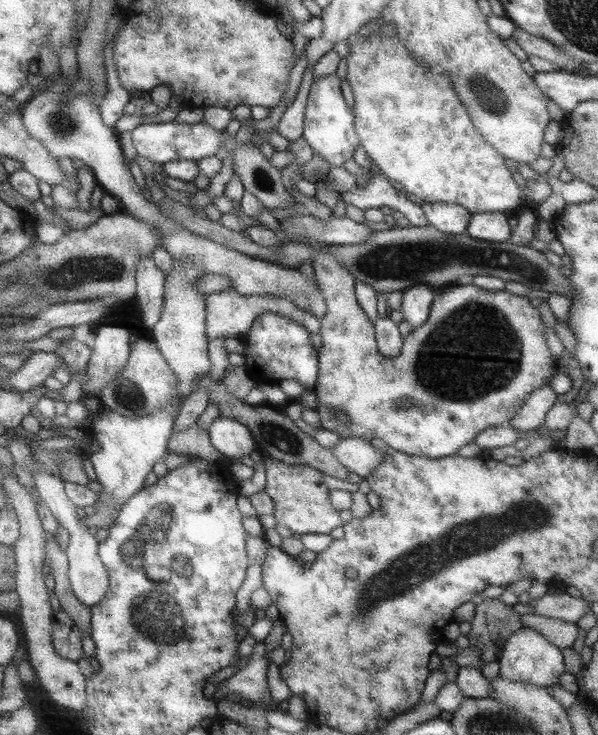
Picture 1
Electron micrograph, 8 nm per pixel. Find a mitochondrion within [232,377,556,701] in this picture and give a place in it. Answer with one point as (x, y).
(275, 432)

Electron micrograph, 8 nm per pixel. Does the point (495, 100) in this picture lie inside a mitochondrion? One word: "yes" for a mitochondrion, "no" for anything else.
yes

